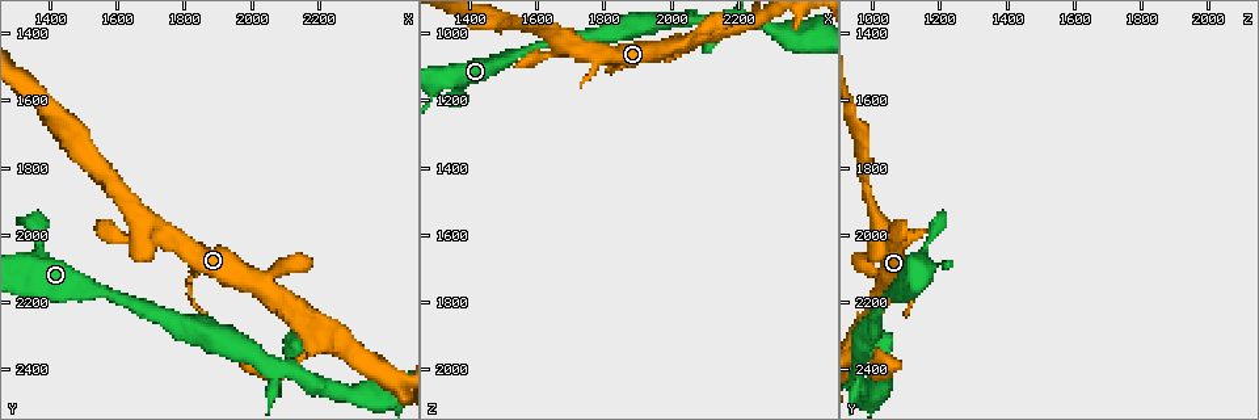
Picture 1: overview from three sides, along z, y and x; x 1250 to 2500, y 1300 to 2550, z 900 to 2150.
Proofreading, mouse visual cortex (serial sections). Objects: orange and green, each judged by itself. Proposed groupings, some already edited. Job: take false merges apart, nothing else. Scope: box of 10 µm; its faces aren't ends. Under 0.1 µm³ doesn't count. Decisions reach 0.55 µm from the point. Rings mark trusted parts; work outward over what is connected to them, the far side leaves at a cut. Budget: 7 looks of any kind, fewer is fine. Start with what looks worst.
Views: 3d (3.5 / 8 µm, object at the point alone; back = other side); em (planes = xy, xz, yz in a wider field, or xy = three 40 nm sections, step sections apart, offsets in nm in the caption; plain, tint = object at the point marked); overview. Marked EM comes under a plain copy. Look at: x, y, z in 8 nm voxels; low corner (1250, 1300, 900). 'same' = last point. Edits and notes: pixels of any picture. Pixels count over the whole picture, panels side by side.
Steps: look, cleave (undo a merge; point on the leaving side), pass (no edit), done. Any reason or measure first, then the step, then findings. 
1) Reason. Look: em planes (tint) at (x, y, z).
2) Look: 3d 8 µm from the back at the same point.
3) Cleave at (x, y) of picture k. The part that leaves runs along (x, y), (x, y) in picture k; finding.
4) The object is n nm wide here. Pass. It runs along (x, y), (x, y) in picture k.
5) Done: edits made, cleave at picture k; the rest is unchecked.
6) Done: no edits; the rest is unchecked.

A fork. Look: 3d 8 µm at (1680, 1970, 1020).

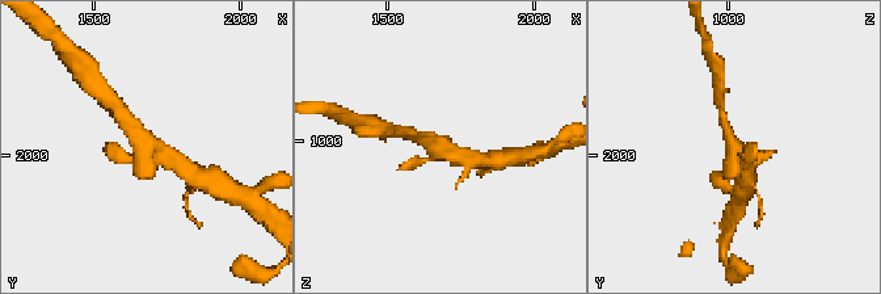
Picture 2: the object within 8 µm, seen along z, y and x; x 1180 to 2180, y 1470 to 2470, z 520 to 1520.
Zoom in. Look: 3d 3.5 µm at the same point.

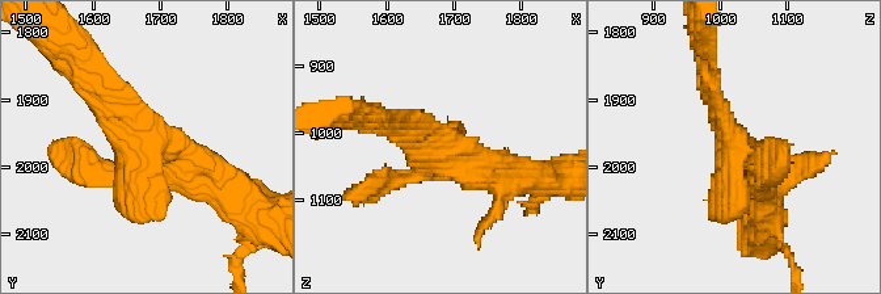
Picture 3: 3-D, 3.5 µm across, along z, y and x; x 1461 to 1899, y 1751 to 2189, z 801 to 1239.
Look: em xy step 5 (tint) at (1680, 1970, 1030).

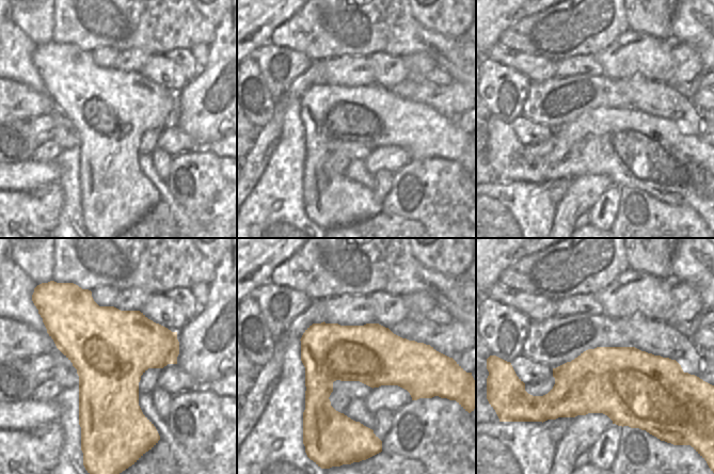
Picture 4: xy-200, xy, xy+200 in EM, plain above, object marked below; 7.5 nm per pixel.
Pass. Continuous, no second cell.

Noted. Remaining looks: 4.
Look: 3d 8 µm at (1610, 2190, 1030).

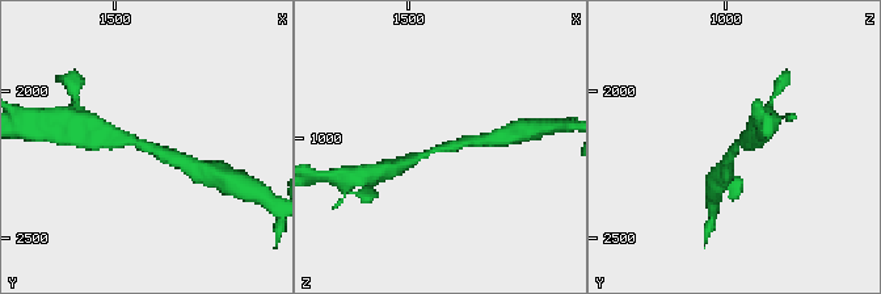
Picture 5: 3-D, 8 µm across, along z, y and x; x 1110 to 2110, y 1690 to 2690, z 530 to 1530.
Look: 3d 3.5 µm at the same point.

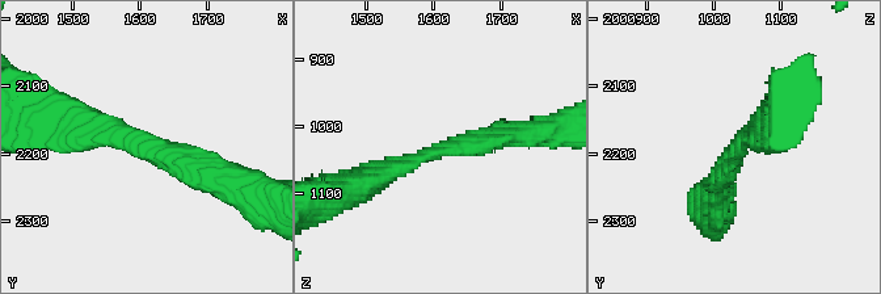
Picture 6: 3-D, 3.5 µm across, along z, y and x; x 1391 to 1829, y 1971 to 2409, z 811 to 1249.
Pass. It runs along (72, 127), (228, 176) in picture 6; one cell here.

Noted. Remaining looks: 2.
Abrupt turn. Look: 3d 3.5 µm from the back at (2120, 2370, 990).

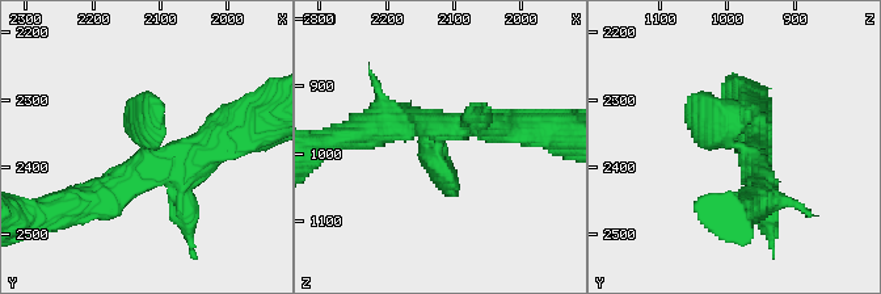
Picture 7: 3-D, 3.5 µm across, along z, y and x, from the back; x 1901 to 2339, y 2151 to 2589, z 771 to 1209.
Look: em planes (tint) at (2120, 2370, 985).

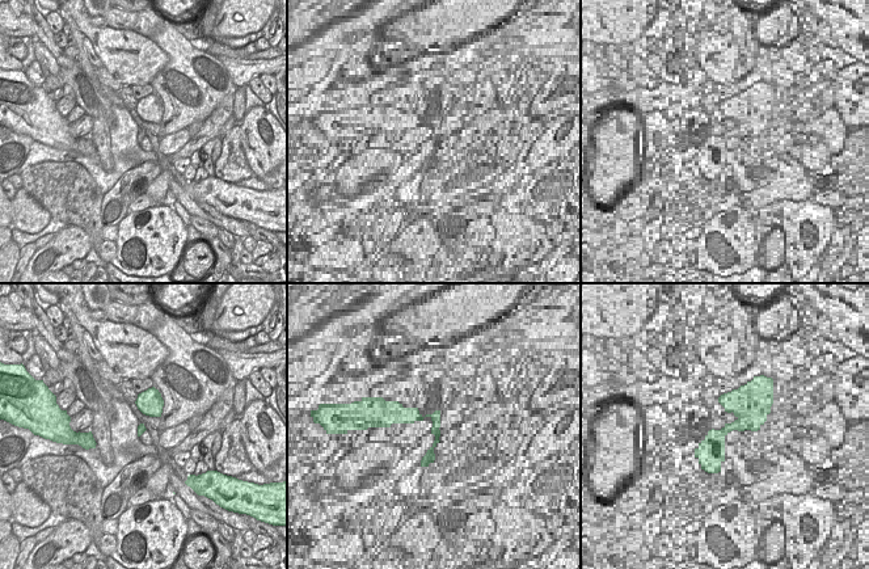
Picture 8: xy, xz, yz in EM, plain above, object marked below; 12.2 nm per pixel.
Pass. It runs along (506, 125), (438, 135), (454, 192) in picture 7; continuous, no second cell.

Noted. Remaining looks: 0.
Done: no edits; the rest is unchecked.

